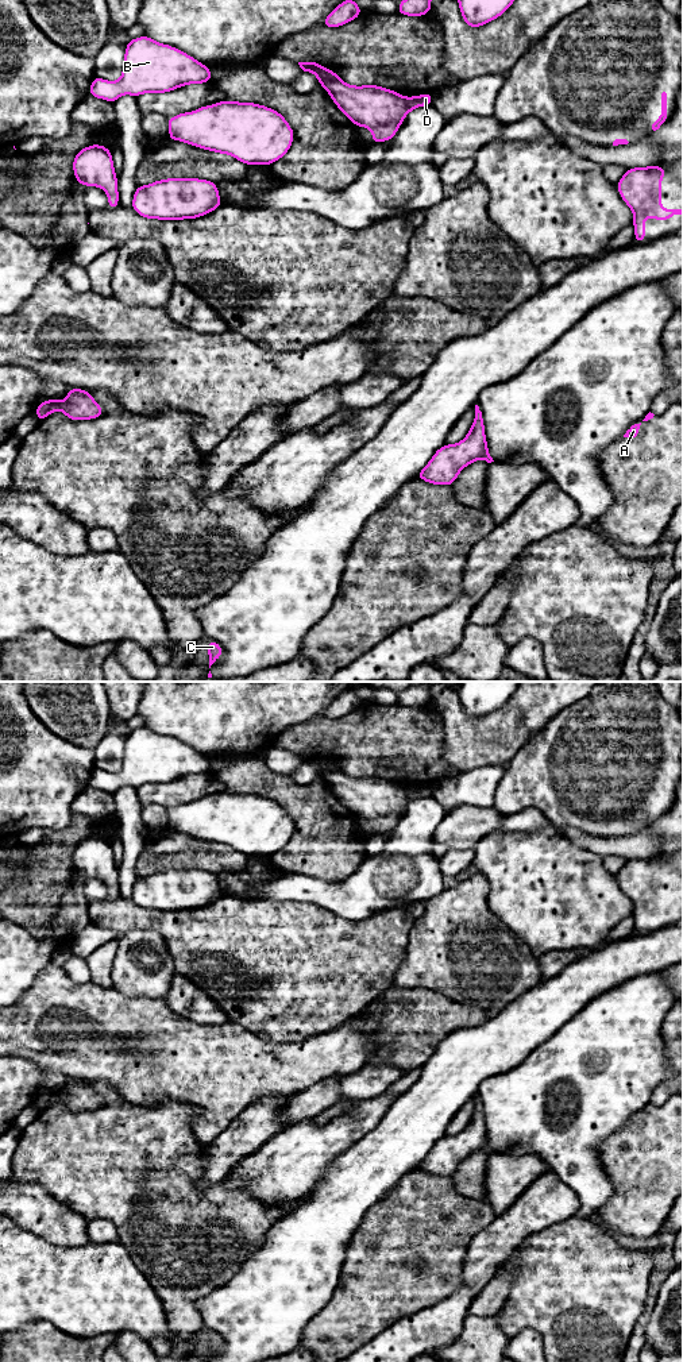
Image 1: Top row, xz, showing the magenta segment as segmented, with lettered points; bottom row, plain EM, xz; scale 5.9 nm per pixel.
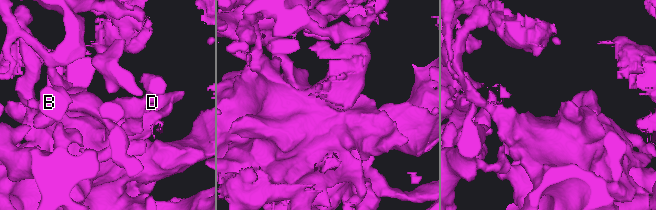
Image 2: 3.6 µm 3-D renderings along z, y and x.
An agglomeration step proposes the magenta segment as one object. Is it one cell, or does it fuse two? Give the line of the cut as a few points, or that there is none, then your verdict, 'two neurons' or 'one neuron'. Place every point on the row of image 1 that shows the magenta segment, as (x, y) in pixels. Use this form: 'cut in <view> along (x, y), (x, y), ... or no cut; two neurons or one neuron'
cut in xz along (408, 97), (408, 105), (402, 118); two neurons

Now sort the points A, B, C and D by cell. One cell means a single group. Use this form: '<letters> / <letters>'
A B C / D

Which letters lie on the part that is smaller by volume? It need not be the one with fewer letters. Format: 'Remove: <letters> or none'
Remove: D

